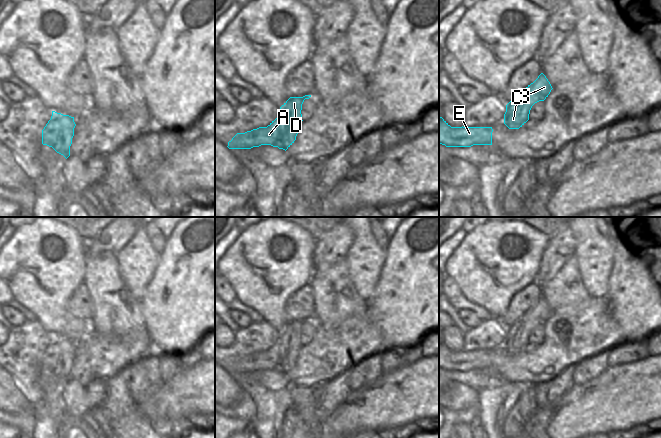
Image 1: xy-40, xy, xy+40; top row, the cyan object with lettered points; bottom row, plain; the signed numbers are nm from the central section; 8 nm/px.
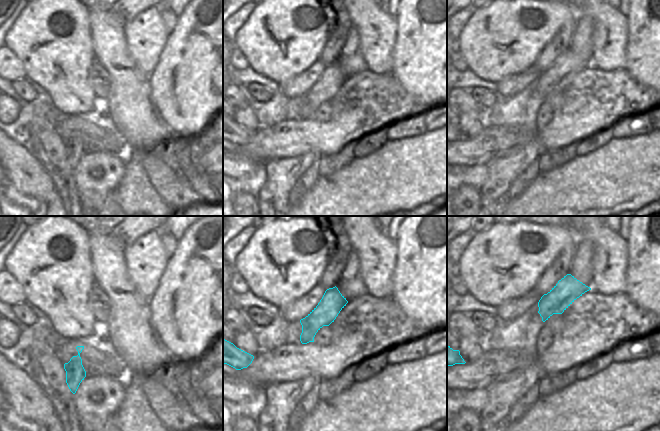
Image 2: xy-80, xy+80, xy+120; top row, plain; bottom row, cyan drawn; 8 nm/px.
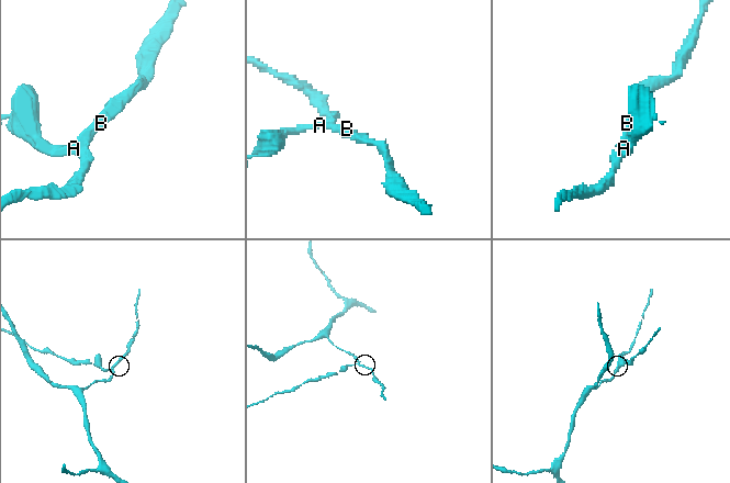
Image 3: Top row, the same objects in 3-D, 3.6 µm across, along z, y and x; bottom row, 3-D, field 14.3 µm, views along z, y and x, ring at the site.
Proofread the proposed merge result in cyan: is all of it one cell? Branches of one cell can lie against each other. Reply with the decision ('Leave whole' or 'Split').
Split.

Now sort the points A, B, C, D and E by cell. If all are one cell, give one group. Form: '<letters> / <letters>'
A E / B C D

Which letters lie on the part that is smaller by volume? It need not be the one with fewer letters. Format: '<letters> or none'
A, E

